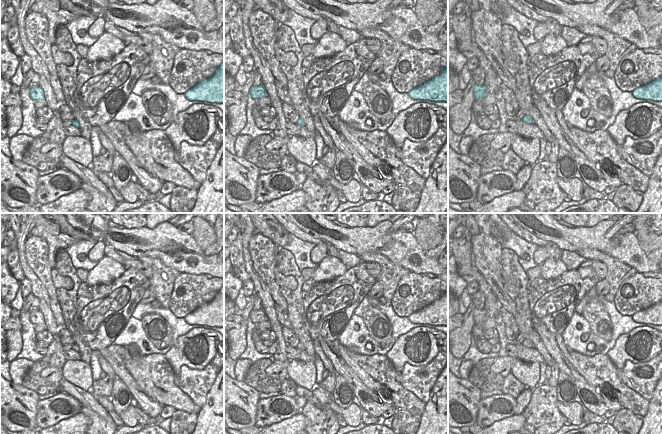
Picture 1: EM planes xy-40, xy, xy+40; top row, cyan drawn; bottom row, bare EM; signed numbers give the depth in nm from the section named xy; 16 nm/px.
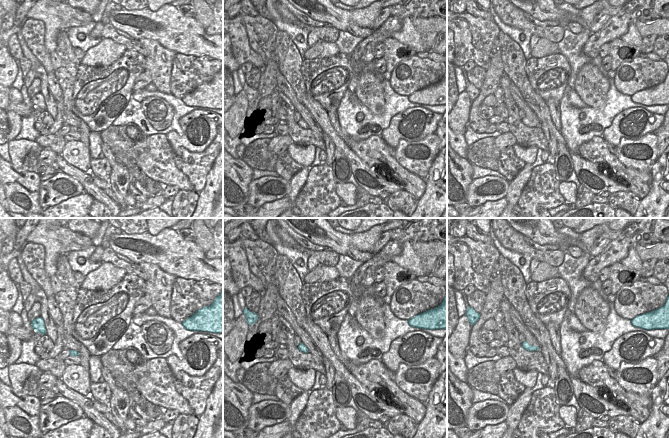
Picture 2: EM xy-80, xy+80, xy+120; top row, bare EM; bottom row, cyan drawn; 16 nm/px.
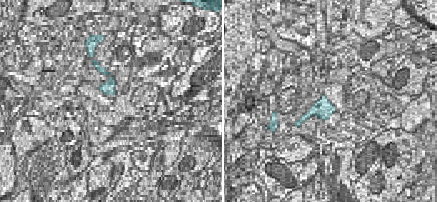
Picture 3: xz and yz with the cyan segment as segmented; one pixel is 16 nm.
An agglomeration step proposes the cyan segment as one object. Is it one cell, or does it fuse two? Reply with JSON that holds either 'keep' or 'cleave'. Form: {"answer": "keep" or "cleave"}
{"answer": "keep"}

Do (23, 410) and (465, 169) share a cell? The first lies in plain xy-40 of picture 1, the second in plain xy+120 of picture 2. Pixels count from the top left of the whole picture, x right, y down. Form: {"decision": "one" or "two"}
{"decision": "one"}

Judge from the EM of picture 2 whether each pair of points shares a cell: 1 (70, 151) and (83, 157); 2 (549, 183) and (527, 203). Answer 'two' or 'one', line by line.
1: one
2: one

